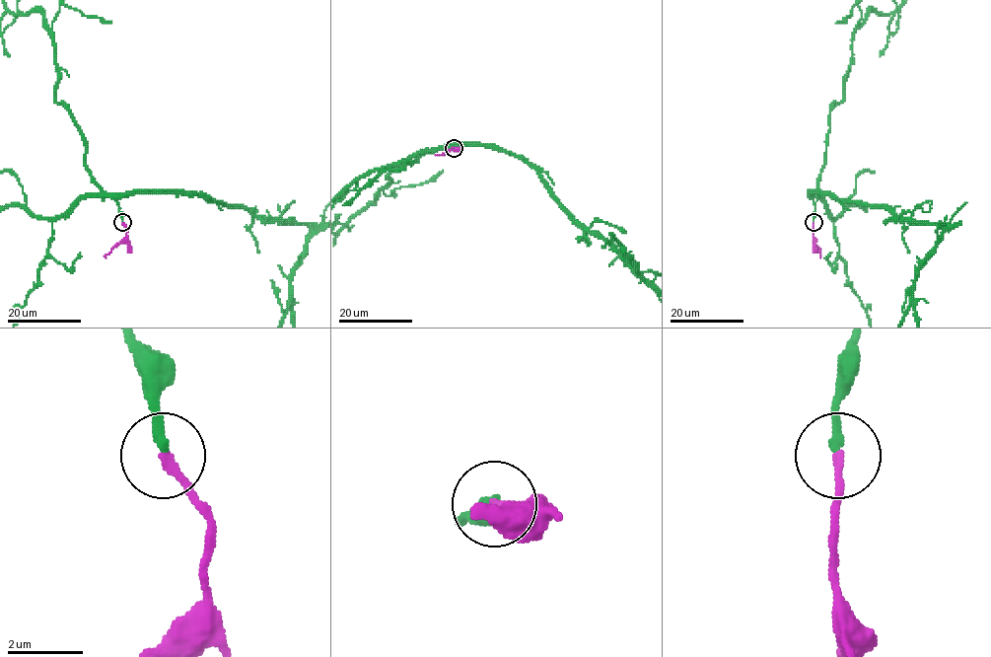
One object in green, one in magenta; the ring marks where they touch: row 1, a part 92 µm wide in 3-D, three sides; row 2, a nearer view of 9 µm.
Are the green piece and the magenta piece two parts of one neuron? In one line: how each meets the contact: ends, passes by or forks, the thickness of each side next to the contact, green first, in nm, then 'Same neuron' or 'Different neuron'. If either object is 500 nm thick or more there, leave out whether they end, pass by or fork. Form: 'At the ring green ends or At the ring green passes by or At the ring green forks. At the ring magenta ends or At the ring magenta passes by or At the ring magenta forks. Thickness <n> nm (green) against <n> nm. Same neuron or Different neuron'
At the ring green ends. At the ring magenta ends. Thickness 240 nm (green) against 220 nm. Same neuron

